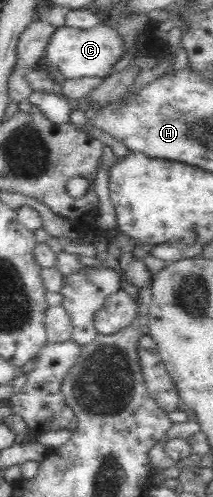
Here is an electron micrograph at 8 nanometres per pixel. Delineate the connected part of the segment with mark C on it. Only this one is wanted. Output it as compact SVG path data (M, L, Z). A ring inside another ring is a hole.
M100 22L86 30L58 27L58 30L50 36L42 61L48 67L55 65L65 78L106 78L114 72L116 64L124 58L124 53L126 43L122 40L122 35L112 26Z

